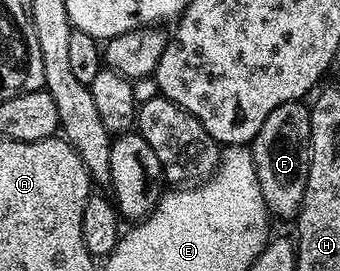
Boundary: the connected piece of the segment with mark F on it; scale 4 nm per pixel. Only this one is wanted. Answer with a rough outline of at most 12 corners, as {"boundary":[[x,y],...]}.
{"boundary":[[279,104],[251,143],[270,215],[293,220],[307,188],[309,106]]}

